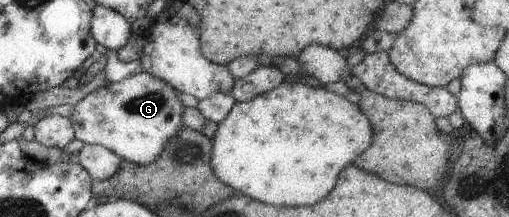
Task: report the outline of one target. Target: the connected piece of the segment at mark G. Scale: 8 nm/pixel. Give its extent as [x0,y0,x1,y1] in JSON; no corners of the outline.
[70,71,183,165]

